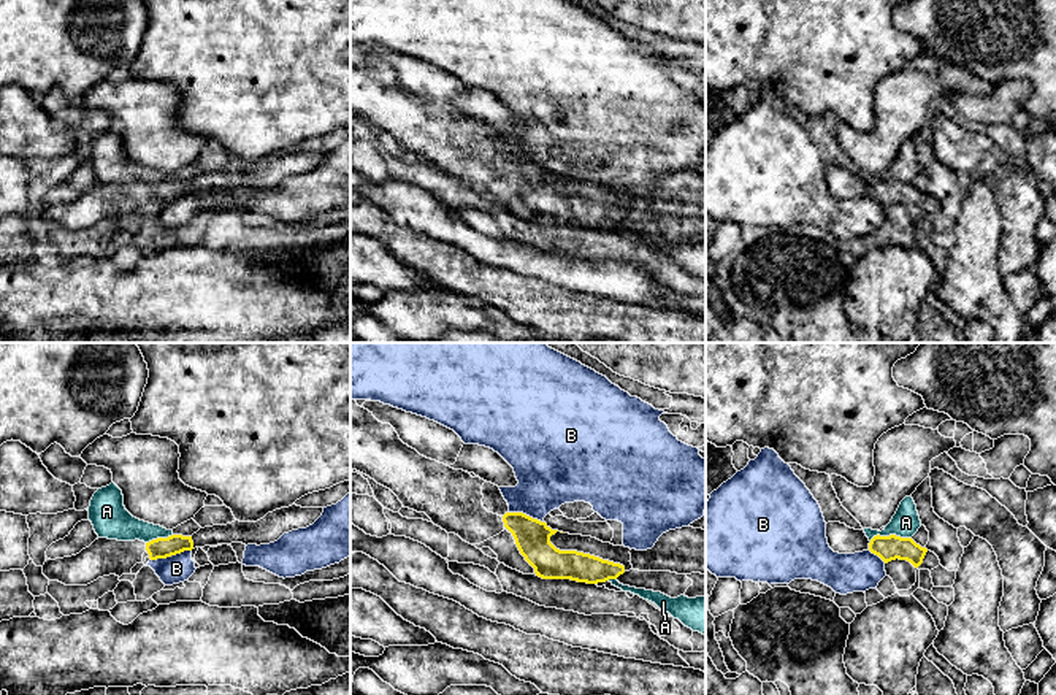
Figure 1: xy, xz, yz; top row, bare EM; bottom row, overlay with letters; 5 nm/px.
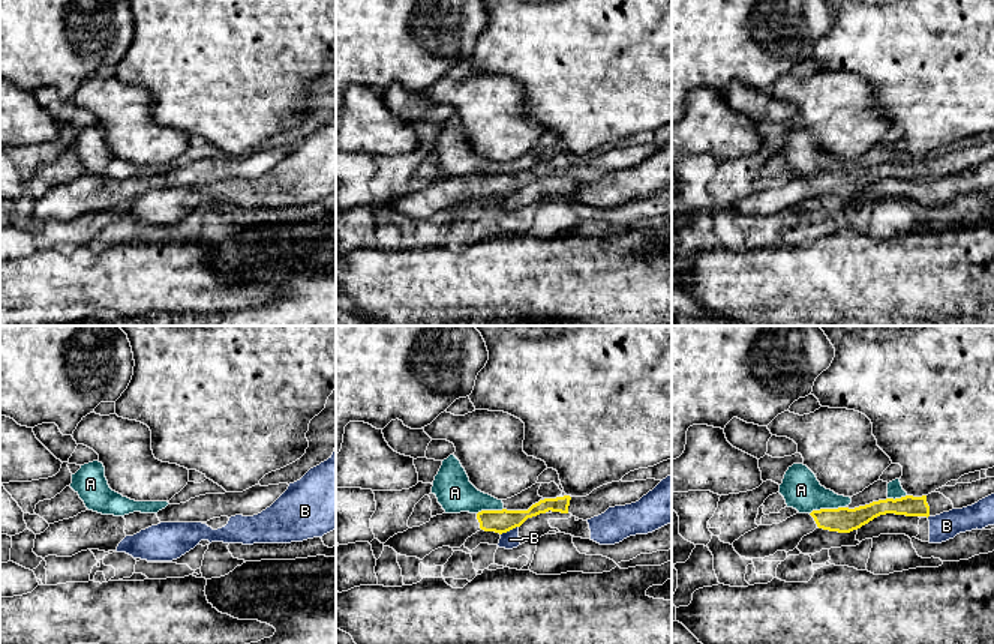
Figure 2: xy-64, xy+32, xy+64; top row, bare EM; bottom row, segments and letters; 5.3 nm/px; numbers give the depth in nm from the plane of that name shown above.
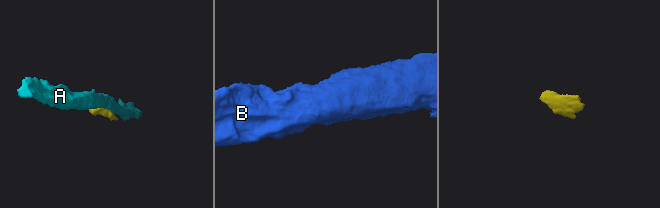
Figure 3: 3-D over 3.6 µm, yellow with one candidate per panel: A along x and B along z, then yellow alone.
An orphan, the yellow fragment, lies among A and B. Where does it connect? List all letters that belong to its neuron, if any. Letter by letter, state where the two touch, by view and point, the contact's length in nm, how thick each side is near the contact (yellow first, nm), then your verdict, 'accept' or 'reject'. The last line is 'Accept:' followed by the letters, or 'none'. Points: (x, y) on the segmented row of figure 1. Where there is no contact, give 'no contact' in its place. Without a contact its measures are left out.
A: contact yz (890, 535); length 220 nm; calibres 130 and 140 nm; reject
B: contact xy (170, 556); length 220 nm; calibres 110 and 140 nm; reject
Accept: none

